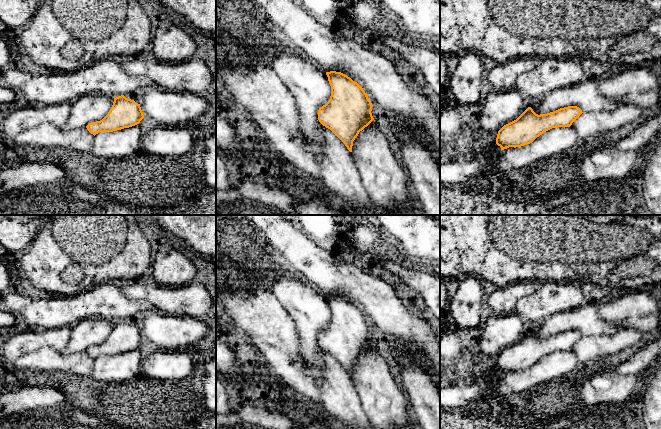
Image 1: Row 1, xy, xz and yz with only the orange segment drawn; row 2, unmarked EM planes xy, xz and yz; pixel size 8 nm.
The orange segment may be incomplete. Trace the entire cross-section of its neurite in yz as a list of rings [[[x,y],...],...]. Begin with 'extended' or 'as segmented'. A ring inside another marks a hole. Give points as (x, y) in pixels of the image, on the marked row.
as segmented; [[[577,106],[560,108],[547,114],[536,114],[528,107],[516,120],[504,125],[497,134],[496,144],[501,151],[532,143],[544,132],[556,127],[570,127],[582,114]]]

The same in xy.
as segmented; [[[121,95],[114,98],[111,109],[102,120],[91,122],[86,128],[95,136],[99,132],[113,132],[135,126],[143,118],[140,104]]]

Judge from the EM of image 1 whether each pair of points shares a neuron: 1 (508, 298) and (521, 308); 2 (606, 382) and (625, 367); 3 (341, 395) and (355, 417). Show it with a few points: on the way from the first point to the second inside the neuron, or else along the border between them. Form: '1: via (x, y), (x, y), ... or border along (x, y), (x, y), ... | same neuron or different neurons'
1: border along (535, 290), (521, 297), (513, 311) | different neurons
2: border along (615, 371), (621, 374), (637, 375) | different neurons
3: via (341, 400), (350, 412) | same neuron

